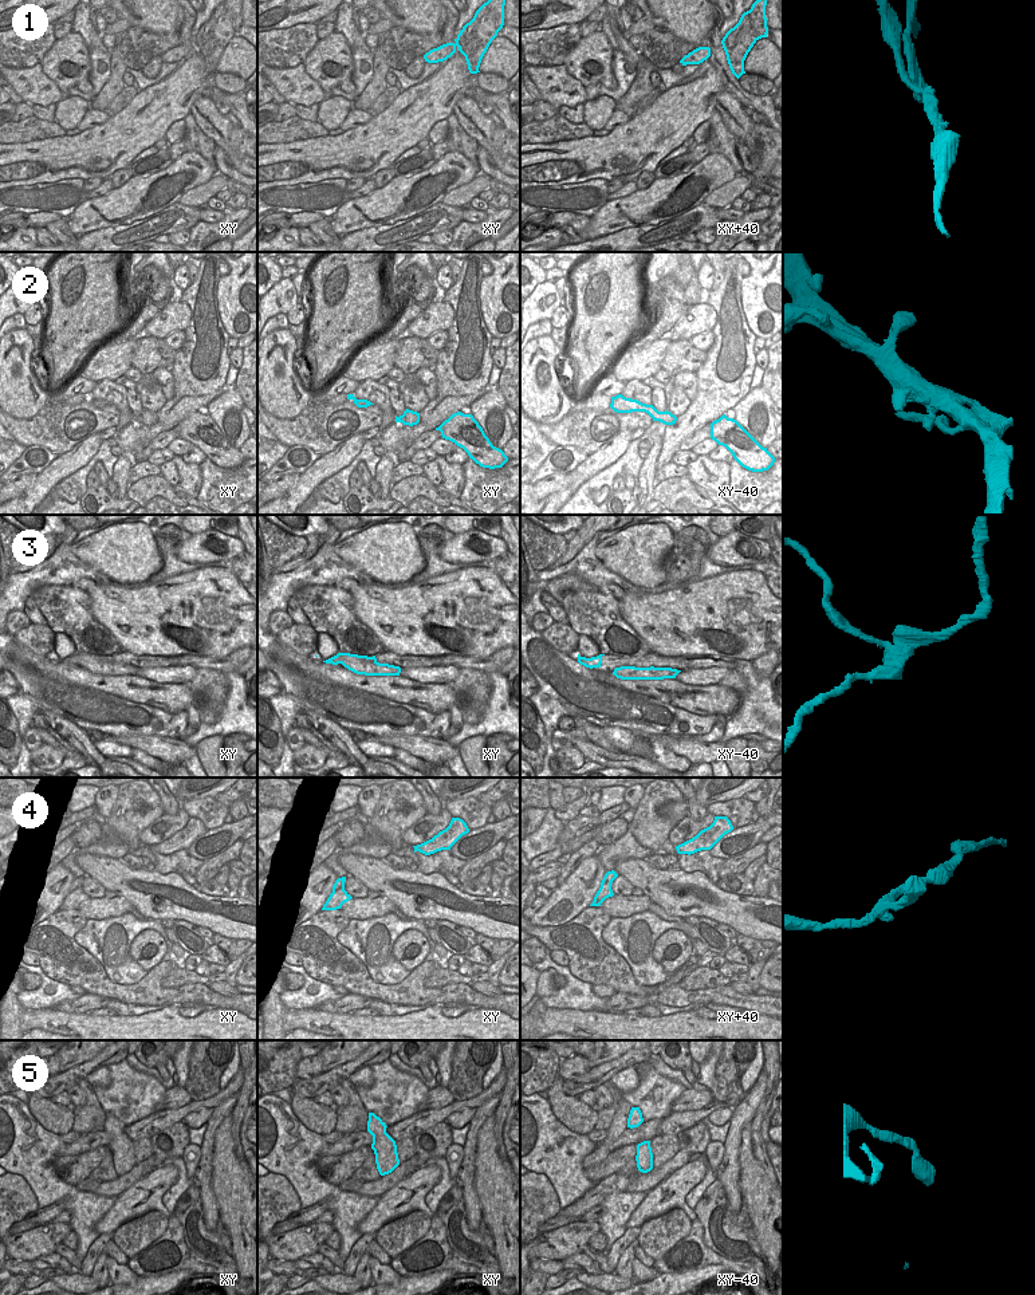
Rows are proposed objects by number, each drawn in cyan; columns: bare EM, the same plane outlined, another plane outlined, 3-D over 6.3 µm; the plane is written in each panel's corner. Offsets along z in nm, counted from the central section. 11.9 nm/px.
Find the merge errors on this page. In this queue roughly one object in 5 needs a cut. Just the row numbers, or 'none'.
1, 3

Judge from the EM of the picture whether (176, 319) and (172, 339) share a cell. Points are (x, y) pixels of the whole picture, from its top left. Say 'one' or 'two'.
two

